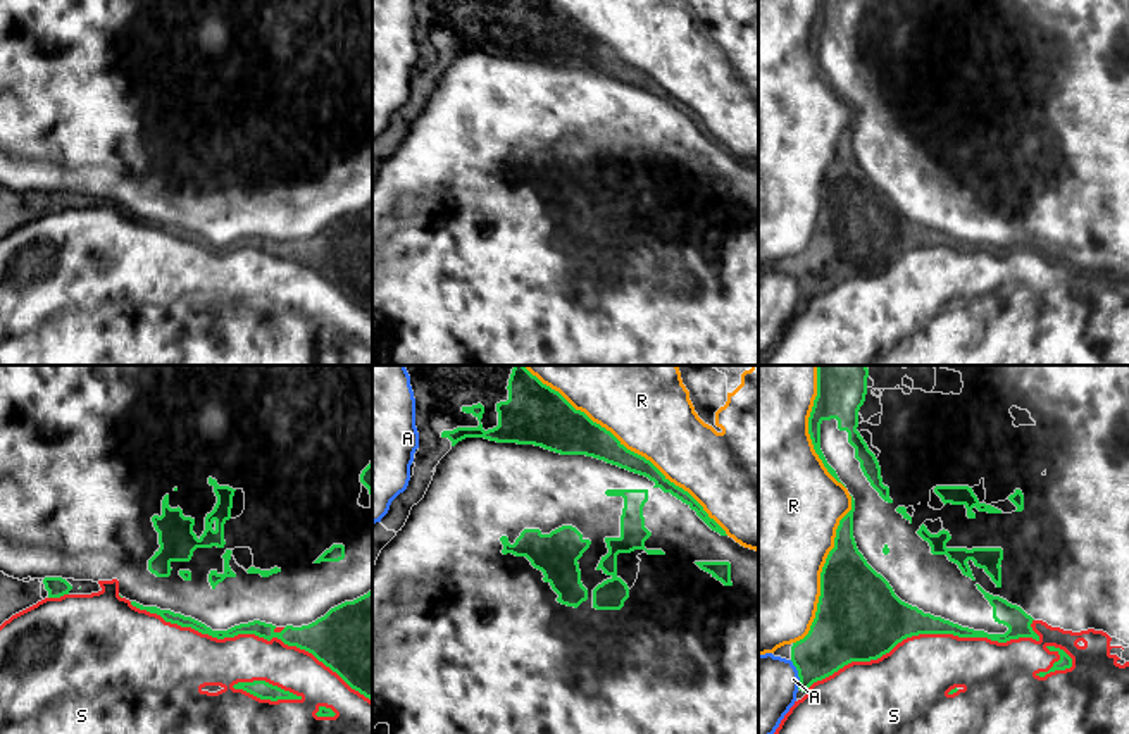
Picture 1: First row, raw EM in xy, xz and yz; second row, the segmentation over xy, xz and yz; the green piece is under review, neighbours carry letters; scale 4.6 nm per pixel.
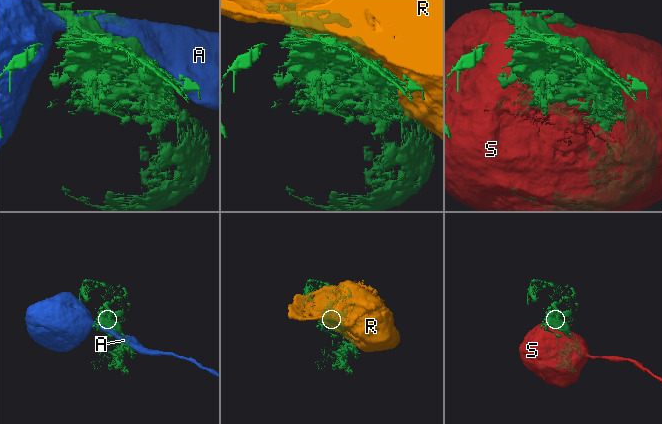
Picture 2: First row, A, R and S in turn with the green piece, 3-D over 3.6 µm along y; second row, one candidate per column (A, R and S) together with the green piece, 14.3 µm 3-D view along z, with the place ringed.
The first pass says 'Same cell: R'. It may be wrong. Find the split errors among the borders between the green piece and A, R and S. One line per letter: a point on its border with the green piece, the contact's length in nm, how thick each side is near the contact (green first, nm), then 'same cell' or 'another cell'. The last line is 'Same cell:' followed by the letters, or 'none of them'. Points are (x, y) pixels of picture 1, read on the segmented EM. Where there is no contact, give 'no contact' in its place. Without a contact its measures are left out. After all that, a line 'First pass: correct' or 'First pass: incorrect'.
A: contact yz (798, 674); length 140 nm; calibres 260 and 340 nm; another cell
R: contact xz (624, 447); length 1250 nm; calibres 200 and 440 nm; another cell
S: contact yz (923, 633); length 1100 nm; calibres 320 and 360 nm; another cell
Same cell: none of them
First pass: incorrect

